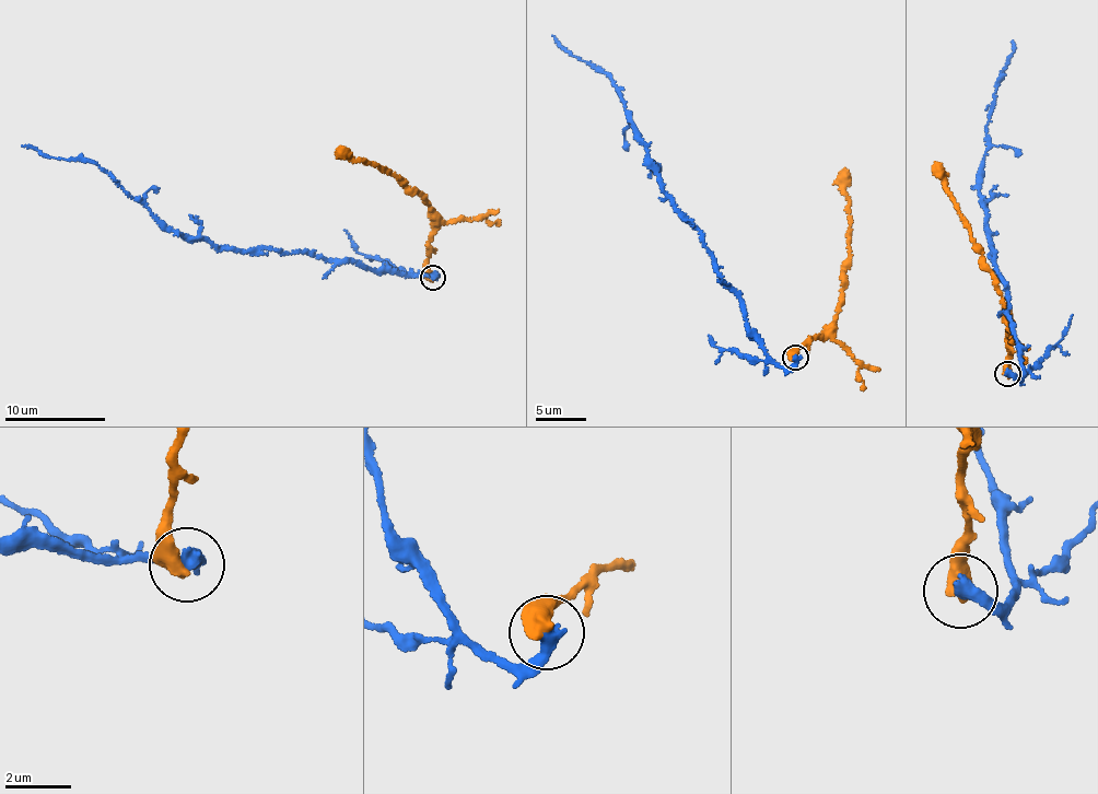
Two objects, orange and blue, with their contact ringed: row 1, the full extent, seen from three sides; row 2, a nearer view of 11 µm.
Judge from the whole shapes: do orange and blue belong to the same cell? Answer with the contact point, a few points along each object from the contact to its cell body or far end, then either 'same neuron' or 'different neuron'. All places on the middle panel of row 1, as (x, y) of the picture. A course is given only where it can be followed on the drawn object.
place (795, 358); course orange (794, 359), (797, 350), (831, 326), (842, 304), (851, 256), (844, 168); course blue (794, 359), (777, 365), (746, 327), (609, 74), (552, 35); different neuron

